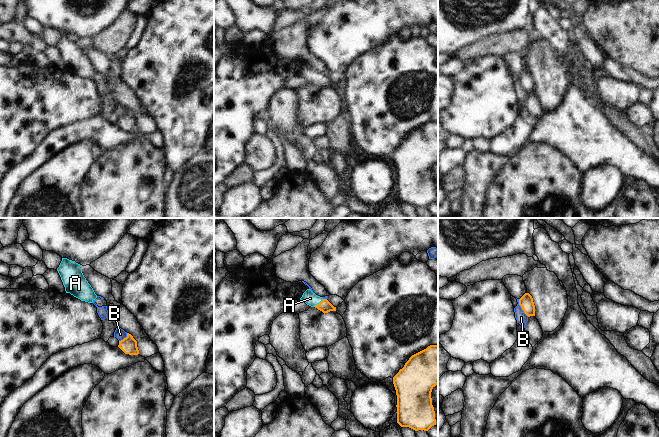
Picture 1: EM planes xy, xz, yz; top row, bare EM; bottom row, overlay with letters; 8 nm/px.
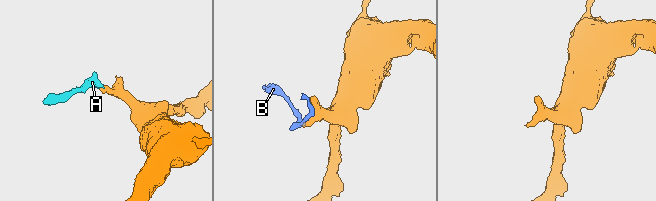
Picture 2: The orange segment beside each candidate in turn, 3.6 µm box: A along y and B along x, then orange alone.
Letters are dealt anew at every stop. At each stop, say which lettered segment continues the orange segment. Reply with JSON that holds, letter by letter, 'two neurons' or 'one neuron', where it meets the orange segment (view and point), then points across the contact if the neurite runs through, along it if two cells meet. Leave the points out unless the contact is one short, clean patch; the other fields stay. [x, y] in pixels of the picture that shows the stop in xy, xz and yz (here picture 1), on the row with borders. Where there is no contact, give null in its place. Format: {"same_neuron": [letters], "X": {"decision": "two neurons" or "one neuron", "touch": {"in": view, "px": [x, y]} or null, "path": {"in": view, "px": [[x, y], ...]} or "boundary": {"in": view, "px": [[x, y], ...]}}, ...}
{"same_neuron": ["A"], "A": {"decision": "one neuron", "touch": {"in": "xz", "px": [319, 303]}, "path": {"in": "xz", "px": [[325, 306], [319, 303], [310, 298]]}}, "B": {"decision": "two neurons", "touch": {"in": "yz", "px": [521, 307]}}}

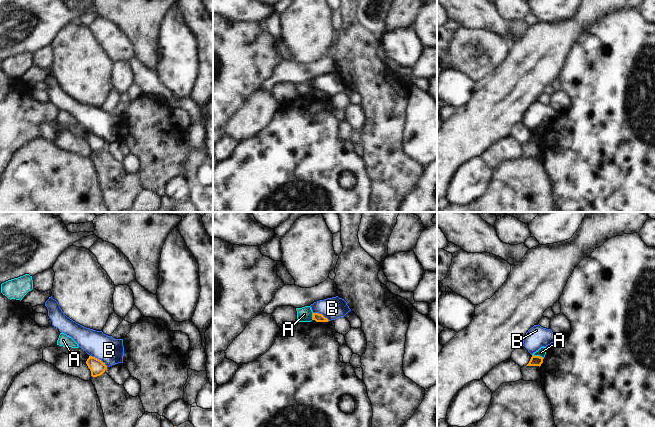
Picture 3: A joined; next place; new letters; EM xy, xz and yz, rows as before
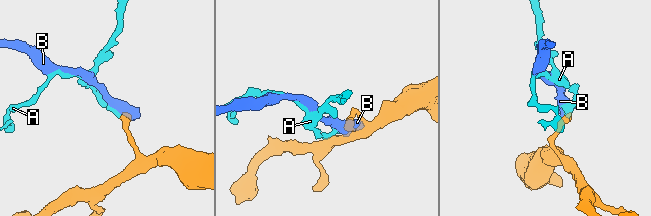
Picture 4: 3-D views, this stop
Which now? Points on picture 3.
{"same_neuron": [], "A": {"decision": "two neurons", "touch": {"in": "yz", "px": [538, 356]}, "boundary": {"in": "yz", "px": [[533, 354], [543, 358]]}}, "B": {"decision": "two neurons", "touch": {"in": "xy", "px": [98, 359]}}}

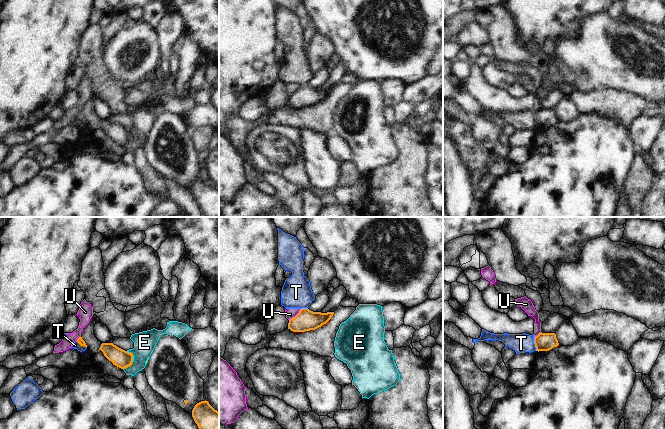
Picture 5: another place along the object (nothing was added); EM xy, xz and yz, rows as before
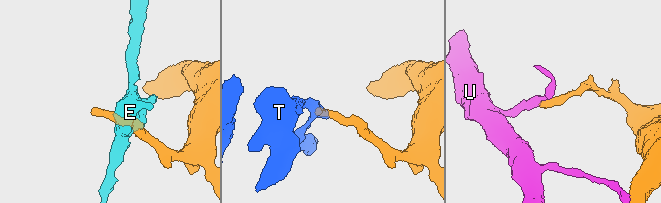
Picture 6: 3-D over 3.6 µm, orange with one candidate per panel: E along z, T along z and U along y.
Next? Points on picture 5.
{"same_neuron": [], "E": {"decision": "two neurons", "touch": {"in": "xy", "px": [132, 361]}}, "T": {"decision": "two neurons", "touch": {"in": "yz", "px": [534, 343]}, "boundary": {"in": "yz", "px": [[533, 337], [536, 350]]}}, "U": {"decision": "two neurons", "touch": {"in": "xz", "px": [296, 315]}}}

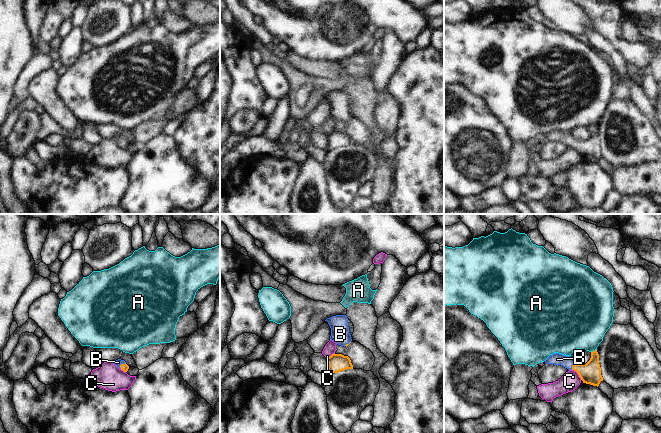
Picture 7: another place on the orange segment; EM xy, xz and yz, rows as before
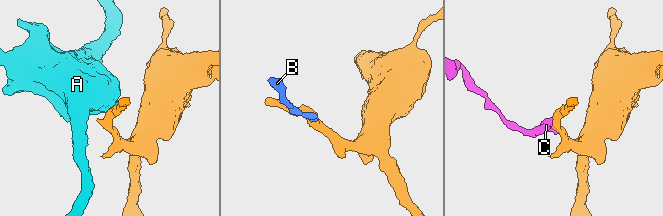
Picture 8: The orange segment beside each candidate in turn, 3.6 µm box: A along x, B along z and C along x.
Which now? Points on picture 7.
{"same_neuron": ["B"], "A": {"decision": "two neurons", "touch": {"in": "yz", "px": [593, 351]}}, "B": {"decision": "one neuron", "touch": {"in": "yz", "px": [572, 366]}, "path": {"in": "yz", "px": [[590, 373], [572, 366], [566, 361], [557, 359]]}}, "C": {"decision": "two neurons", "touch": {"in": "yz", "px": [578, 374]}, "boundary": {"in": "yz", "px": [[572, 369], [581, 379]]}}}

